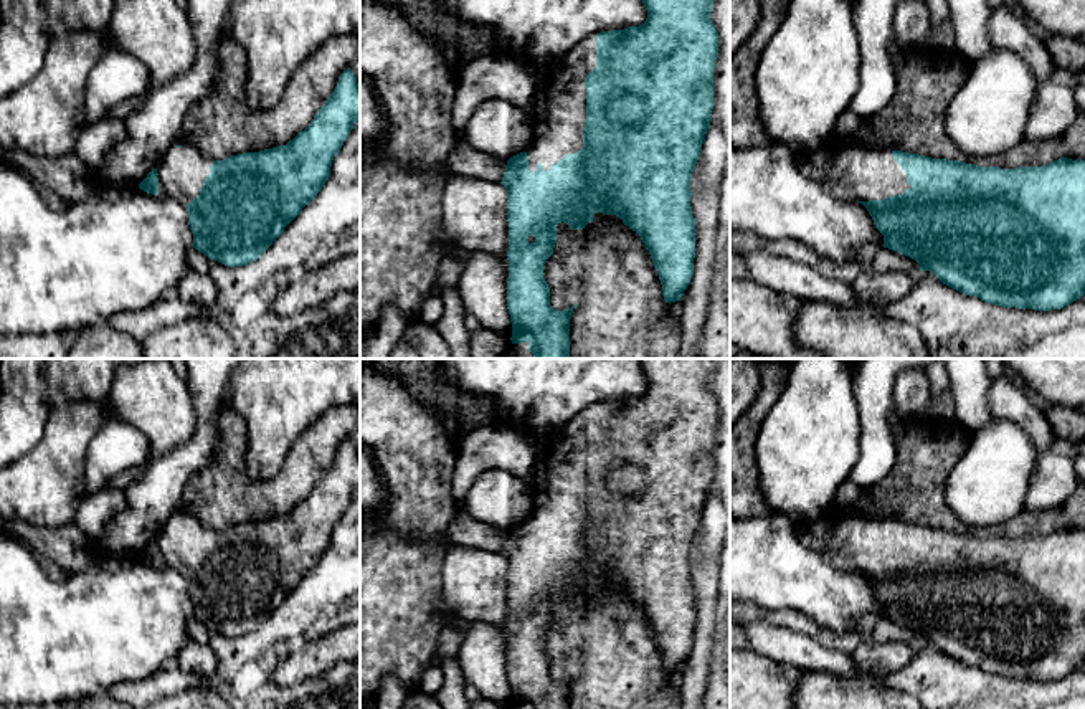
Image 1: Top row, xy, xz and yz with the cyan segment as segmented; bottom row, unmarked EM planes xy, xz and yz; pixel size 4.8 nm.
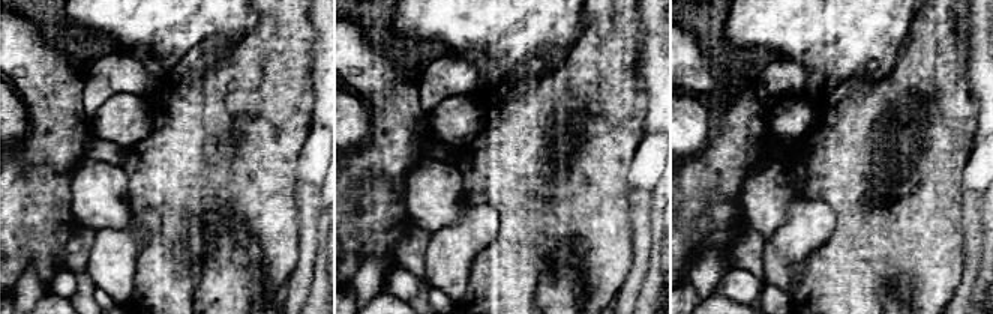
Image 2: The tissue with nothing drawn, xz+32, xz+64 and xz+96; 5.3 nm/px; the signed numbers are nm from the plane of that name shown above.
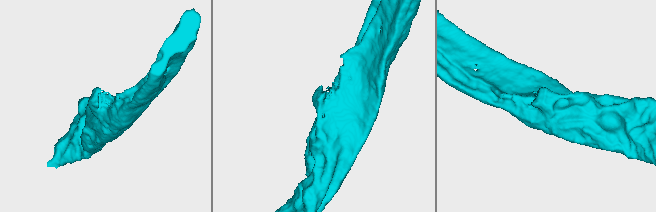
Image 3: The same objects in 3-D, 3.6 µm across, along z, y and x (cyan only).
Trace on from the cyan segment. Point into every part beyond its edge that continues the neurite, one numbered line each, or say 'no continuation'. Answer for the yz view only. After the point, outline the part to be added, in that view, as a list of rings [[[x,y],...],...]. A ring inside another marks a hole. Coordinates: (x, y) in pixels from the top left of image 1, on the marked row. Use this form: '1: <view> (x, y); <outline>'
1: yz (859, 174); [[[831,144],[813,152],[809,164],[819,165],[827,190],[844,200],[869,202],[902,195],[907,183],[905,170],[893,160],[893,147],[857,147]]]

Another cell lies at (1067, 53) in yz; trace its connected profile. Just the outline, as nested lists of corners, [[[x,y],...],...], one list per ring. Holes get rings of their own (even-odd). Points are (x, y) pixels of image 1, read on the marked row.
[[[1045,31],[1040,36],[1057,68],[1073,73],[1085,69],[1085,45],[1080,40]]]

